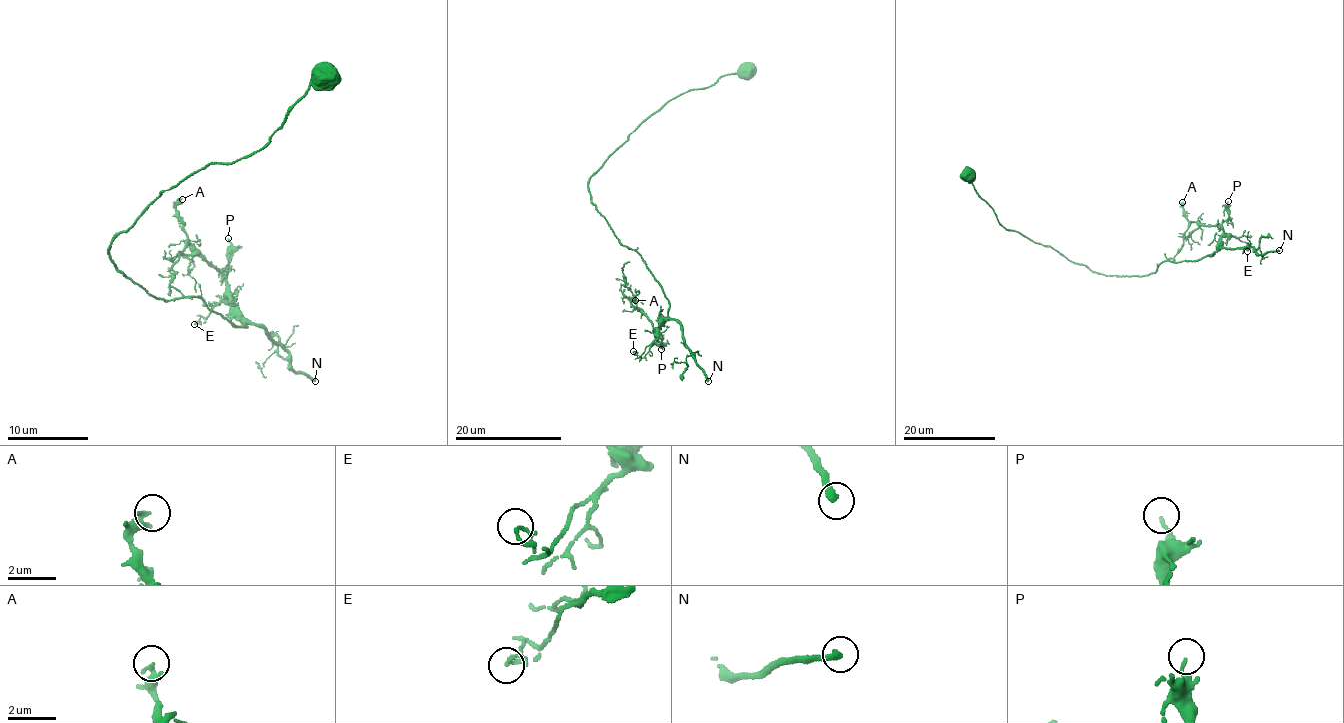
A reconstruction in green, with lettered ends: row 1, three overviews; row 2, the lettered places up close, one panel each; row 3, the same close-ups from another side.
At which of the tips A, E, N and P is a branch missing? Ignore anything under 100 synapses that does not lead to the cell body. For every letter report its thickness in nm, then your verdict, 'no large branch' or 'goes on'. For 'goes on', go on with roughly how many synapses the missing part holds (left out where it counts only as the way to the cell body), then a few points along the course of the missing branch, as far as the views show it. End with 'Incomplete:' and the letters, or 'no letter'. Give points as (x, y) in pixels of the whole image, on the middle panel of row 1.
A: calibre 320 nm; no large branch
E: calibre 190 nm; no large branch
N: calibre 260 nm; goes on; 110 synapses
P: calibre 110 nm; no large branch
Incomplete: N

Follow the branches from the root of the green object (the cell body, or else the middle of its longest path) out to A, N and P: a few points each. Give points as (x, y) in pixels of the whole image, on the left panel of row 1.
A: (325, 75), (265, 145), (190, 174), (109, 249), (147, 293), (196, 296), (246, 327), (183, 232), (182, 199)
N: (325, 75), (265, 145), (190, 174), (109, 249), (156, 298), (262, 326), (315, 381)
P: (325, 75), (265, 145), (162, 192), (110, 257), (156, 298), (196, 296), (246, 327), (228, 282), (228, 238)

